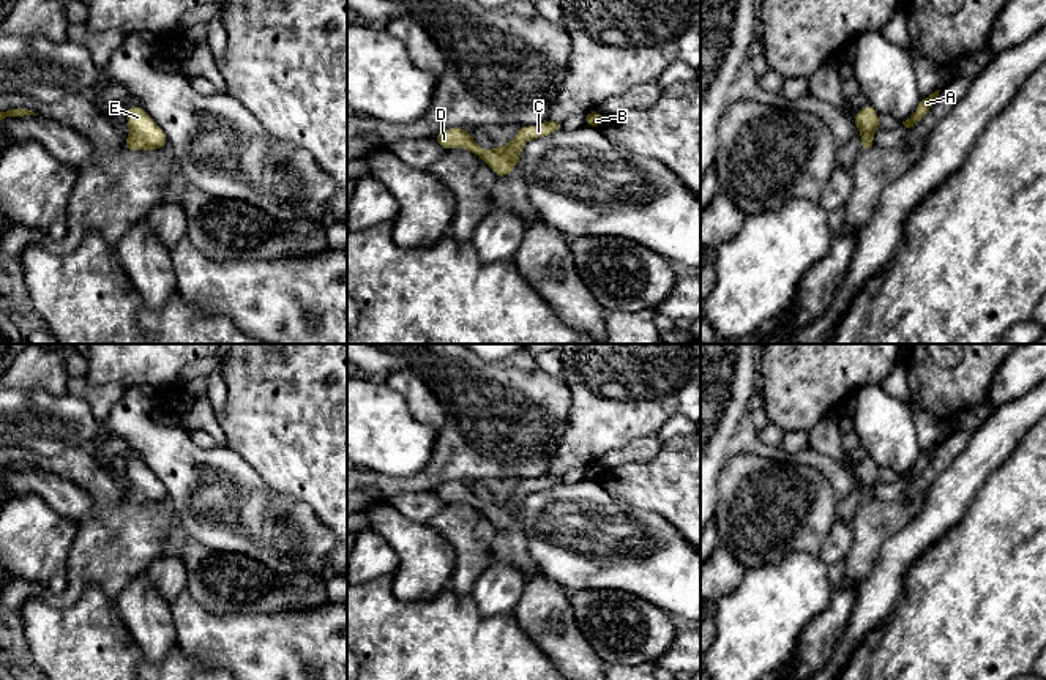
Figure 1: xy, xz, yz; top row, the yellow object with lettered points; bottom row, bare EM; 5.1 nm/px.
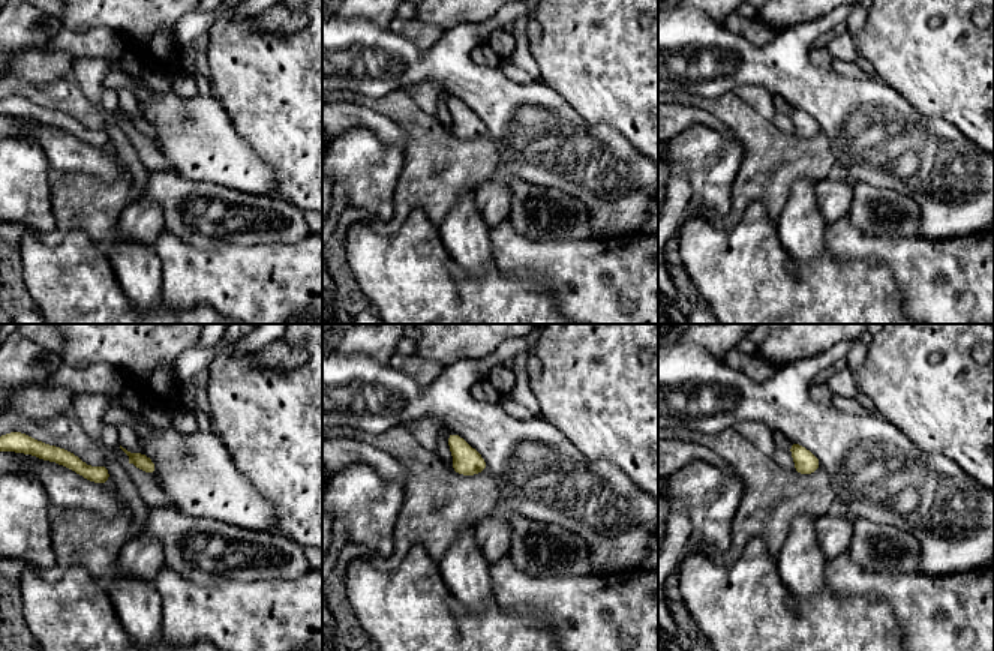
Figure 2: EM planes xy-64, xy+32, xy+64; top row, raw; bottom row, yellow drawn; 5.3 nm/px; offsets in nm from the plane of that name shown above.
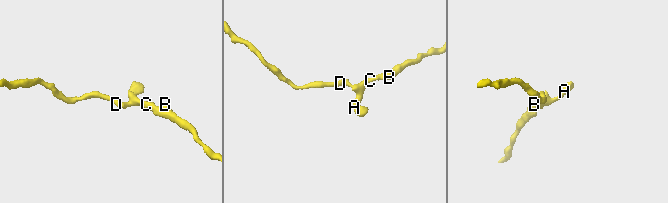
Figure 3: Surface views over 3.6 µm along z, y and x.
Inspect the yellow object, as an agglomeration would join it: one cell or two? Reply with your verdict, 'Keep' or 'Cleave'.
Keep

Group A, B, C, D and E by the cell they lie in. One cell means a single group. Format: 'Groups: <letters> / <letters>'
Groups: A B C D E

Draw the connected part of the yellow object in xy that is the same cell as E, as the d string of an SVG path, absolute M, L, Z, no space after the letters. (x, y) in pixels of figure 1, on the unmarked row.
M128 458L126 478L131 484L129 491L123 495L126 503L159 503L167 500L166 486L151 473L144 461Z

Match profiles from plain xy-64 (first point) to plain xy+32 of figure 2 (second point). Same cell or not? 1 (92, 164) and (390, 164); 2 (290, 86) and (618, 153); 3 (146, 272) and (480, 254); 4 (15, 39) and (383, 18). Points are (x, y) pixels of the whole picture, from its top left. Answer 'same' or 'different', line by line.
1: different
2: different
3: same
4: same

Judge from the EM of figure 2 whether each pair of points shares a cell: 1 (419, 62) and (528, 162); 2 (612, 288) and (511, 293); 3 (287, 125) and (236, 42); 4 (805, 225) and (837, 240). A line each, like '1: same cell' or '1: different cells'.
1: same cell
2: different cells
3: same cell
4: different cells

